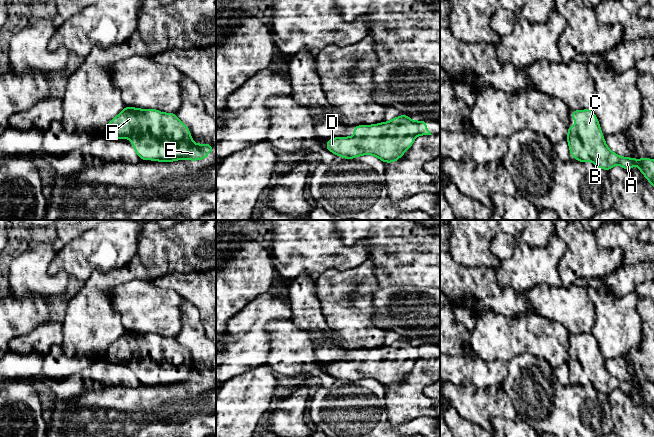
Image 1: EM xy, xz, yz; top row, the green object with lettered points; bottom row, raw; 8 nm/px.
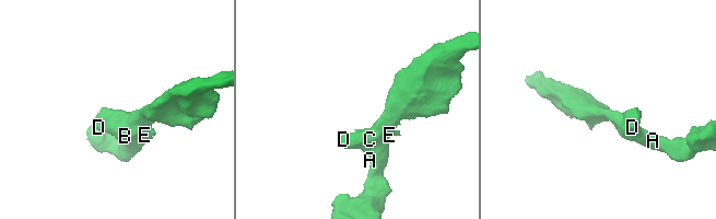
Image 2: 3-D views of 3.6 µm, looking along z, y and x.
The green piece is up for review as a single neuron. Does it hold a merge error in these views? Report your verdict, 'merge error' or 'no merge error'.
no merge error

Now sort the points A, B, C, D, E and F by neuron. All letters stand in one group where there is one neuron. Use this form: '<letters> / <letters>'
A B C D E F

